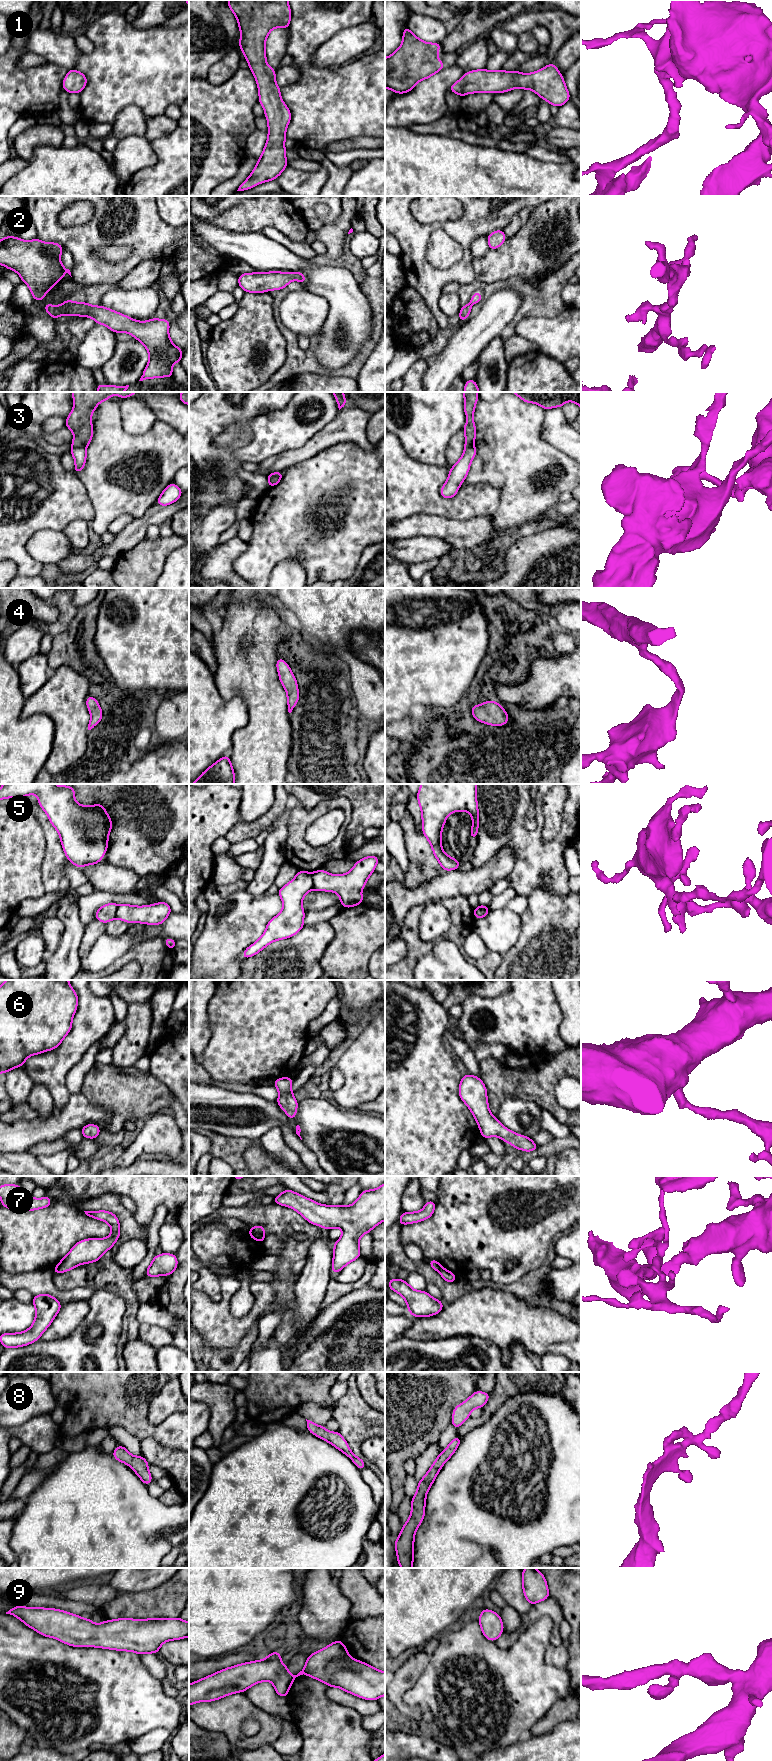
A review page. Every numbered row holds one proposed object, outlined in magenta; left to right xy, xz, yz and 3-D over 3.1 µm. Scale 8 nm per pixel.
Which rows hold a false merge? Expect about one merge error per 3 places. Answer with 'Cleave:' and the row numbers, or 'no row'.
Cleave: 3, 5, 7

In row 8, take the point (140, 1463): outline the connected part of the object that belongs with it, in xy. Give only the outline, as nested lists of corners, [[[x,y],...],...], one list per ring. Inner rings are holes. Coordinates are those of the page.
[[[118,1445],[113,1451],[112,1456],[116,1460],[130,1466],[145,1485],[148,1486],[152,1482],[153,1478],[148,1470],[149,1463],[146,1461],[143,1455],[140,1457],[133,1456],[124,1446]]]

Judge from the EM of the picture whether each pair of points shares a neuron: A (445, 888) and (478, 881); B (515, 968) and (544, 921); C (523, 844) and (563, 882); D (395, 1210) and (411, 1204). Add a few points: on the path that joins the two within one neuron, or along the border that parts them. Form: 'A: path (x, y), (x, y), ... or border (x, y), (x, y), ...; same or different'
A: path (453, 883), (470, 882); same
B: path (527, 956), (544, 939), (544, 933); same
C: path (534, 854), (537, 857), (541, 857), (555, 871); same
D: border (406, 1186), (401, 1199), (402, 1211); different

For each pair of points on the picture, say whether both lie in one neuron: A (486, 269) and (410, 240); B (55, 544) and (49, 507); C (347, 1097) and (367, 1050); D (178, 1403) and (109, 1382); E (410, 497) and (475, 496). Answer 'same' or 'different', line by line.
A: different
B: different
C: same
D: different
E: same

